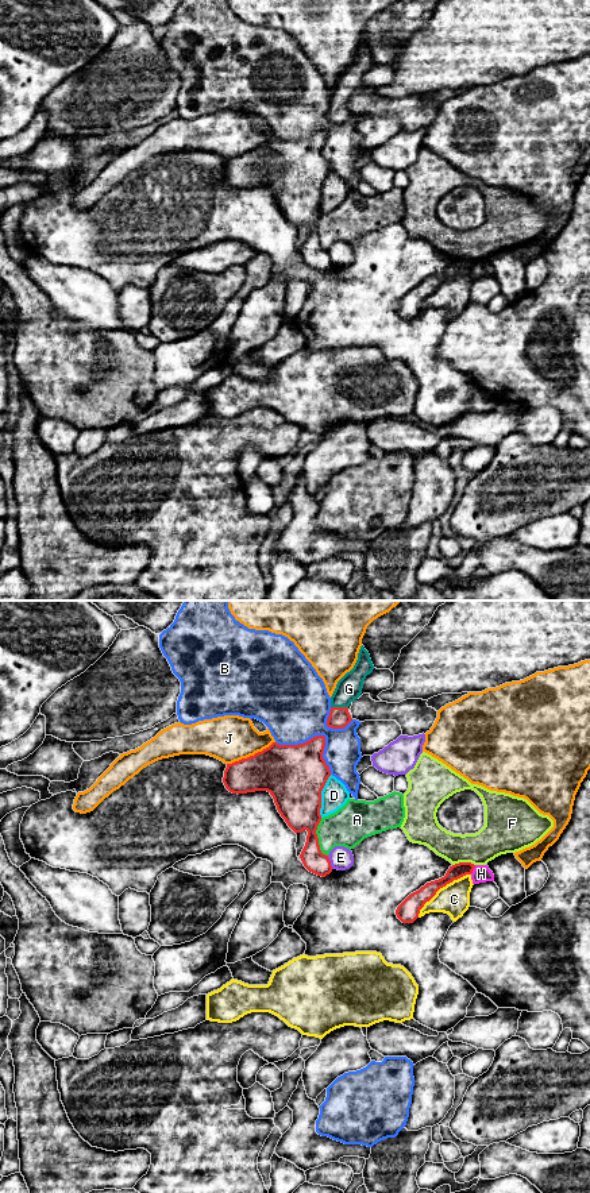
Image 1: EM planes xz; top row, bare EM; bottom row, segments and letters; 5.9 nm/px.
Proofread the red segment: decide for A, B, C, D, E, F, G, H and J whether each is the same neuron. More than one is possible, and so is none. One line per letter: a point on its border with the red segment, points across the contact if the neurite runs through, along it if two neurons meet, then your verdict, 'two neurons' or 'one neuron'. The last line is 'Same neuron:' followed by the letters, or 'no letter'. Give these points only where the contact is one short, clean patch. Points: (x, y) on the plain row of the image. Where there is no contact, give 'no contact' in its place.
A: meets red in xz at (317, 234); border along xz (322, 213), (316, 232), (319, 244), (327, 251); two neurons
B: meets red in xz at (319, 131); two neurons
C: meets red in xz at (440, 282); two neurons
D: meets red in xz at (320, 192); two neurons
E: meets red in xz at (330, 258); two neurons
F: meets red in xz at (463, 258); two neurons
G: meets red in xz at (339, 103); runs through xz (339, 112), (339, 103), (349, 84); one neuron
H: meets red in xz at (473, 265); border along xz (475, 261), (470, 269); two neurons
J: meets red in xz at (250, 151); two neurons
Same neuron: G

